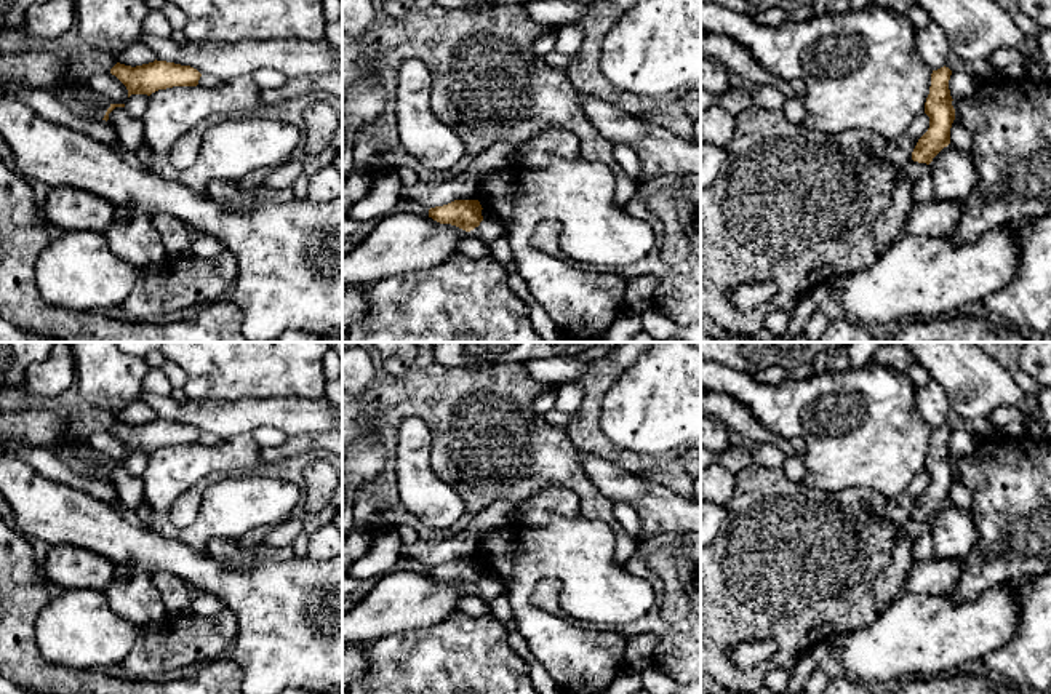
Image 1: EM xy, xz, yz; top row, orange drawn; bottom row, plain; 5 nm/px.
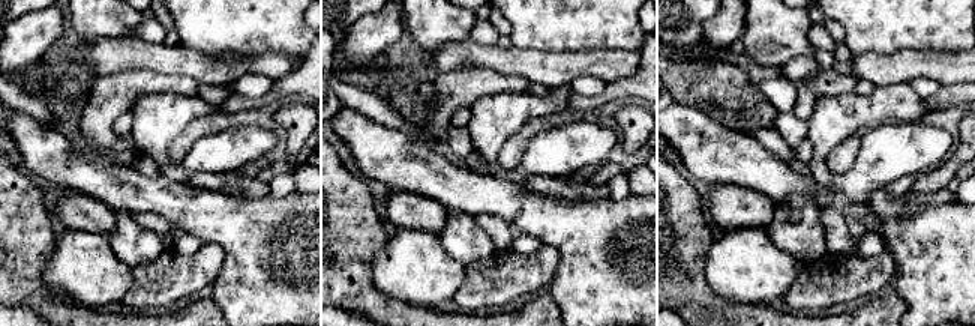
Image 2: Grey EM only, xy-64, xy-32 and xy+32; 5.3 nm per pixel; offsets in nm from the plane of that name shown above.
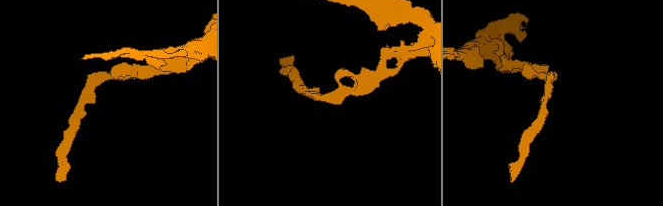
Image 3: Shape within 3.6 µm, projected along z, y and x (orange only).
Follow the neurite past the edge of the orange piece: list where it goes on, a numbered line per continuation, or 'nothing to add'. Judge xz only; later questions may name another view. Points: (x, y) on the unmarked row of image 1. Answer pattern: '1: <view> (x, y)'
nothing to add

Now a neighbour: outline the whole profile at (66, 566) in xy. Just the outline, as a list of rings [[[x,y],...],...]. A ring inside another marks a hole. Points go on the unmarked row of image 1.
[[[66,544],[51,545],[42,563],[43,576],[53,588],[88,588],[102,593],[112,582],[114,568],[102,555]]]

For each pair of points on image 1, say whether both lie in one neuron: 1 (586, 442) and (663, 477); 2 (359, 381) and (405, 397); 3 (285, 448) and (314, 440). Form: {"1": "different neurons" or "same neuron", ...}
{"1": "different neurons", "2": "different neurons", "3": "same neuron"}

